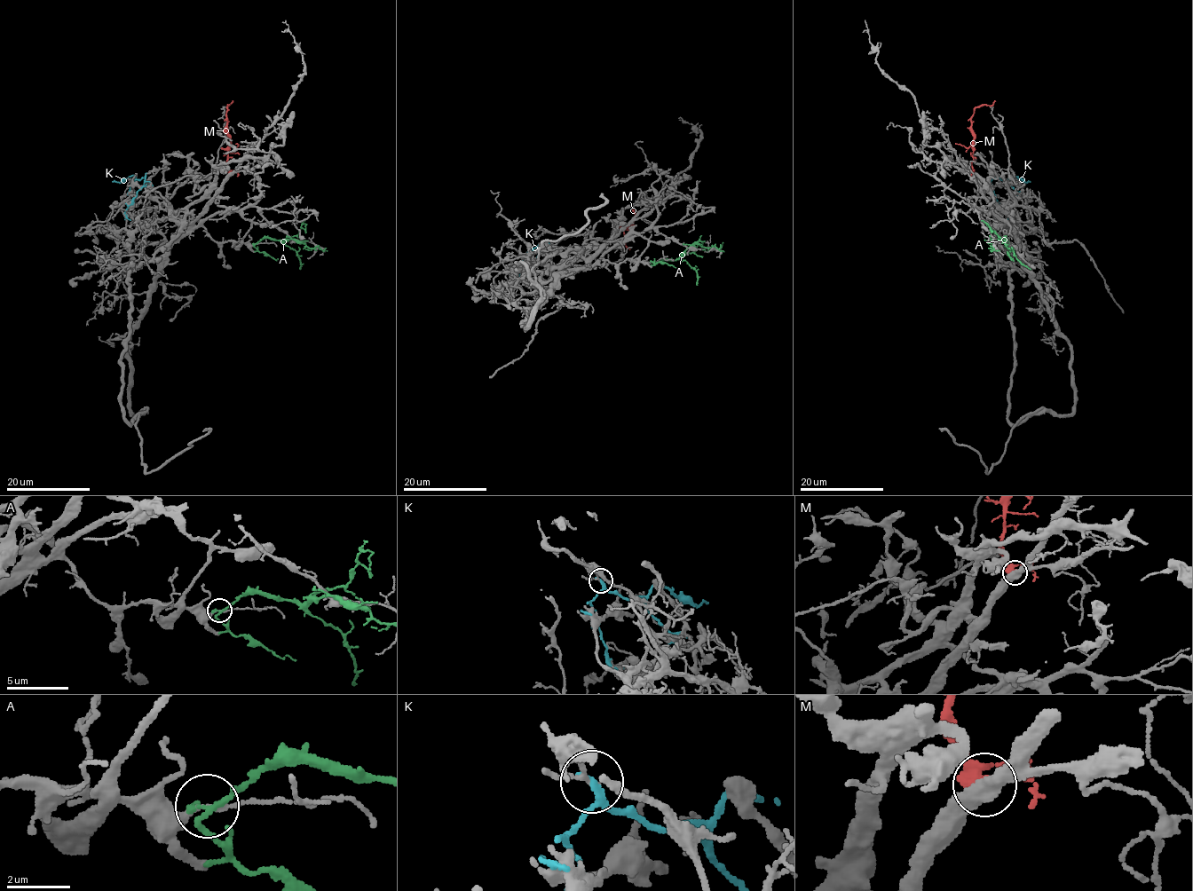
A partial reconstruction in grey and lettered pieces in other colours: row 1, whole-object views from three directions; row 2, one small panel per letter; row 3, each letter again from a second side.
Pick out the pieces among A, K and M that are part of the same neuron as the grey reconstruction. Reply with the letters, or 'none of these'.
M

